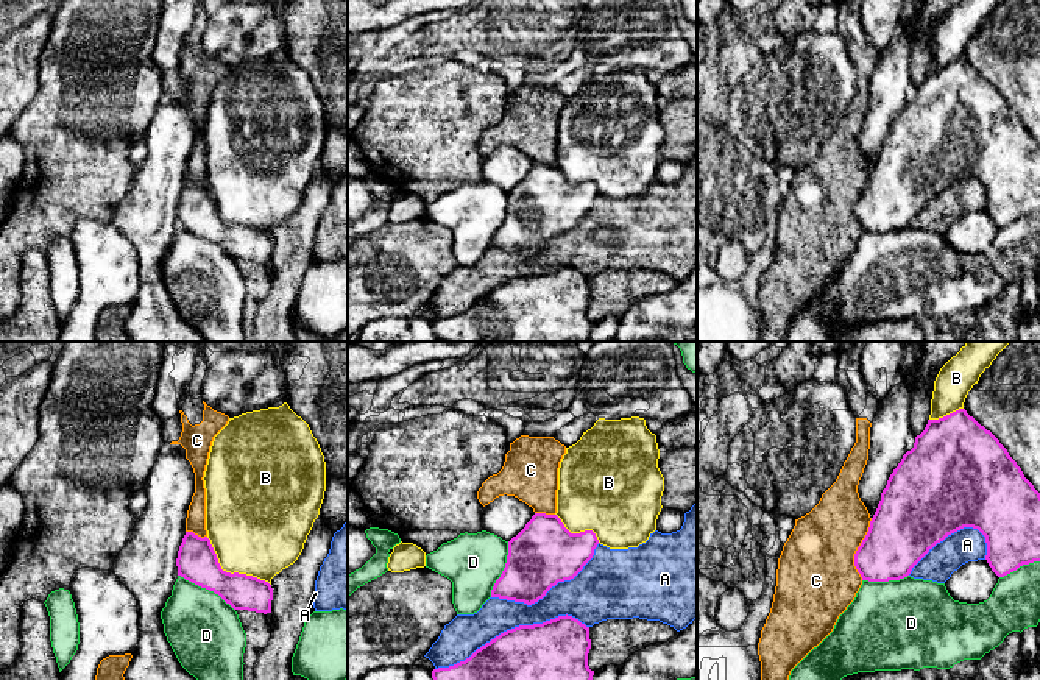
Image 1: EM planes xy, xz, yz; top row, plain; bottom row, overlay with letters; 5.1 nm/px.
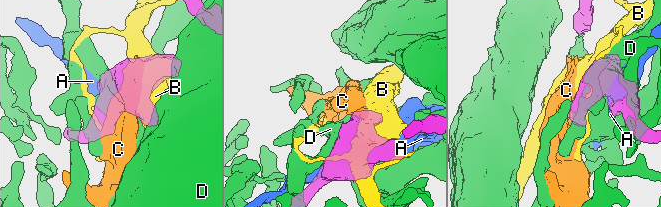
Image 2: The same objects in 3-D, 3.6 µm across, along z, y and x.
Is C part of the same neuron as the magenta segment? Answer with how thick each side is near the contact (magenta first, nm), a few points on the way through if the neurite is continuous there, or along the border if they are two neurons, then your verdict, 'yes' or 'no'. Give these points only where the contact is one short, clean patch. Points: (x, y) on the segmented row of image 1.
340 nm thick on the magenta side, 400 nm on the other; border along yz (872, 518), (867, 534), (855, 554), (855, 568), (861, 579); no

